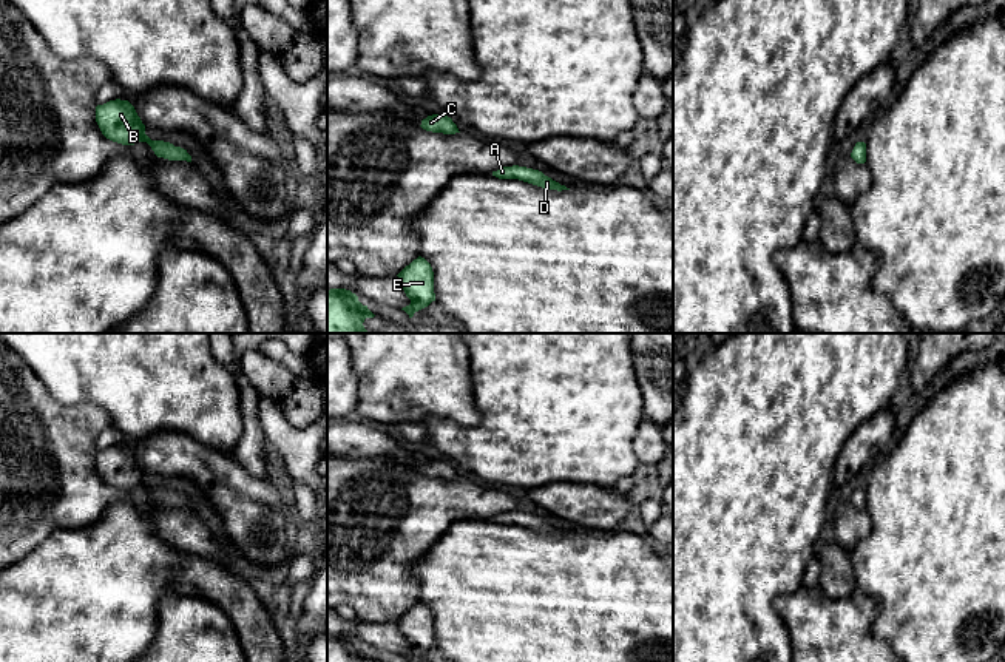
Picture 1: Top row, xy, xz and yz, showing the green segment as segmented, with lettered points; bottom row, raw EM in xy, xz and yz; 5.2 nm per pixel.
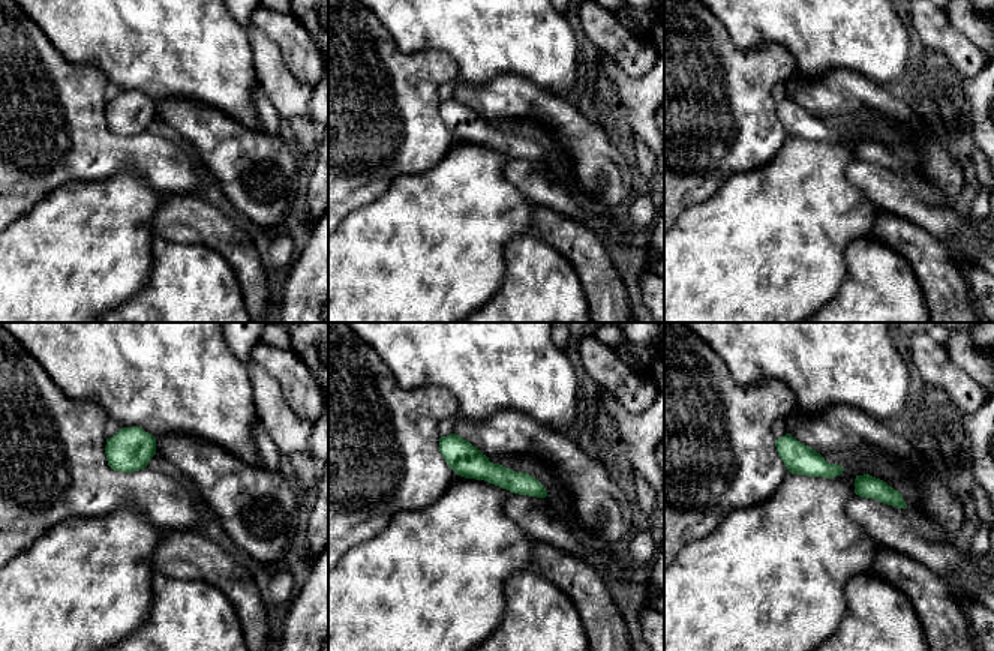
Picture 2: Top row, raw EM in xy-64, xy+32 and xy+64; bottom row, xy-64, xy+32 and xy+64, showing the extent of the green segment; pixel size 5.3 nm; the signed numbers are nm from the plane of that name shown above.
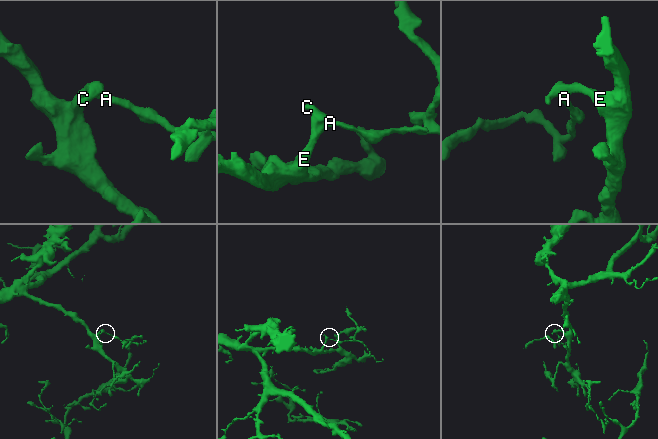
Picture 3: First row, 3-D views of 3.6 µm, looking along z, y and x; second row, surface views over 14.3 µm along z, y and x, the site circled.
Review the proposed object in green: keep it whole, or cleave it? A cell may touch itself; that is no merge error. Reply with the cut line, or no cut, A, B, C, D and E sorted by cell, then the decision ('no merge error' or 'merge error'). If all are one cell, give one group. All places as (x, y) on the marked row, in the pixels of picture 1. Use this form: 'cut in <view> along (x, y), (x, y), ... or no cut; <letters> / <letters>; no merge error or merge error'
no cut; A B C D E; no merge error

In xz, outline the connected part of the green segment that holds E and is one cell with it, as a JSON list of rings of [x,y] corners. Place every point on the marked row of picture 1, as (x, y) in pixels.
[[[418,256],[397,276],[406,296],[411,299],[411,304],[401,309],[409,315],[409,318],[435,301],[434,272],[425,258]]]

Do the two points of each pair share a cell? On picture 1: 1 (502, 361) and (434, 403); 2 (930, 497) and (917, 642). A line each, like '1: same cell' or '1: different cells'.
1: different cells
2: same cell

